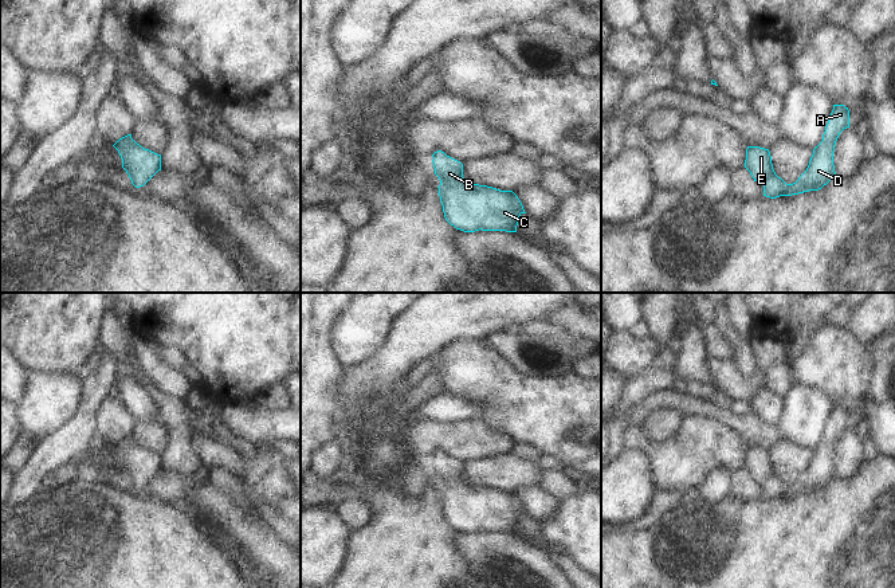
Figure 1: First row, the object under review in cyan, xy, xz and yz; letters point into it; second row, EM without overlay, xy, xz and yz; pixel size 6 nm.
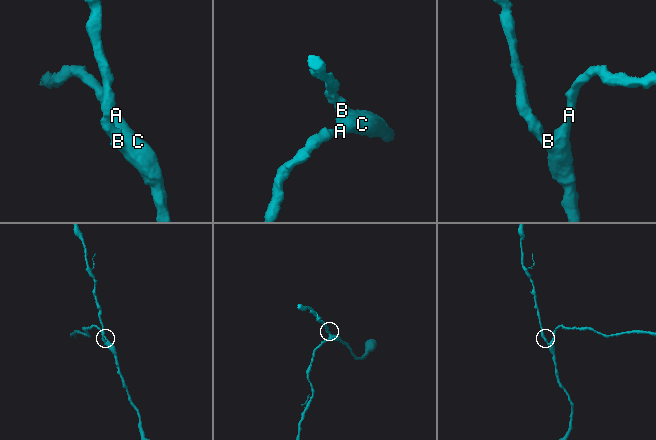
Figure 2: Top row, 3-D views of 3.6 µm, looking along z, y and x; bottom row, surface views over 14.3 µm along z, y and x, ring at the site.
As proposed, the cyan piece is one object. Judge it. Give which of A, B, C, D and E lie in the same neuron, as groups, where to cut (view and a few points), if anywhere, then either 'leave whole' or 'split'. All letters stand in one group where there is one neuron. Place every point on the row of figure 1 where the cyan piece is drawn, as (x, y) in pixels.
A B C D E; no cut; leave whole

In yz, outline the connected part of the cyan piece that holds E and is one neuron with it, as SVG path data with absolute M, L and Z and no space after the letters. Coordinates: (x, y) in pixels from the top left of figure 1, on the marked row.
M833 105L823 141L813 149L806 170L793 184L786 184L773 169L769 149L747 146L745 168L754 181L764 185L764 196L776 199L809 191L819 191L835 176L833 152L840 133L849 128L849 110L844 105Z

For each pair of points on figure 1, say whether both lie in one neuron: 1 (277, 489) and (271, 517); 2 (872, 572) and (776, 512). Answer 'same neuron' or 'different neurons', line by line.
1: different neurons
2: same neuron

